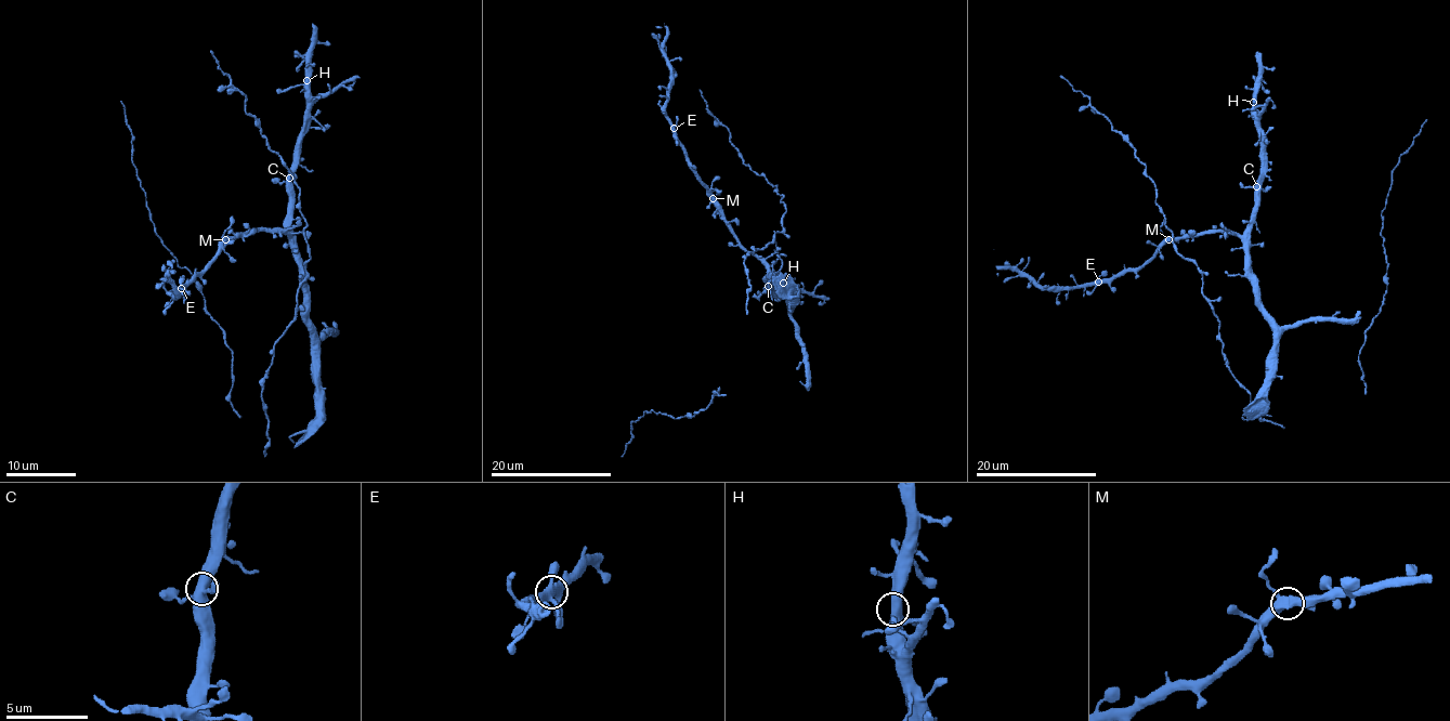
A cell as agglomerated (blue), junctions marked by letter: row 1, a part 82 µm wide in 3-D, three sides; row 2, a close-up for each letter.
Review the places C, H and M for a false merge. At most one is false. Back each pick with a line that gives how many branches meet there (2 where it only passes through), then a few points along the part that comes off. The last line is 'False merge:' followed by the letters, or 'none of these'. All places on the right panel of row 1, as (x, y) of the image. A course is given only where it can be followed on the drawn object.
False merge: none of these

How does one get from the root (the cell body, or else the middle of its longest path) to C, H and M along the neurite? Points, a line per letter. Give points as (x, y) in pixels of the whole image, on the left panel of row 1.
C: (315, 417), (309, 293), (300, 275), (298, 248), (291, 226), (289, 178)
H: (315, 417), (309, 293), (300, 275), (291, 226), (291, 171), (307, 108), (307, 80)
M: (315, 417), (314, 342), (307, 285), (300, 275), (298, 246), (284, 232), (251, 231), (224, 239)

